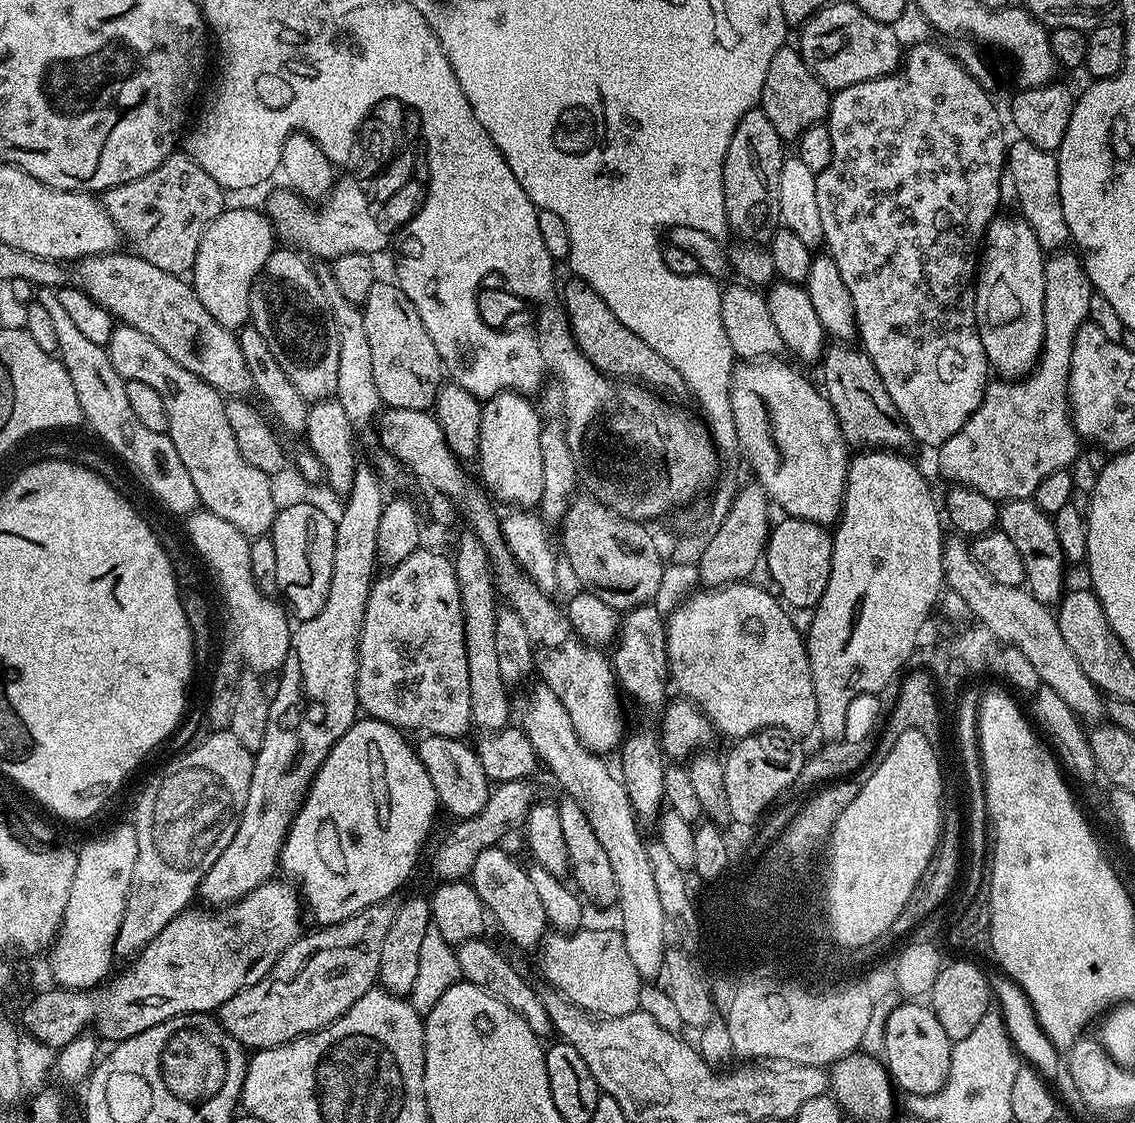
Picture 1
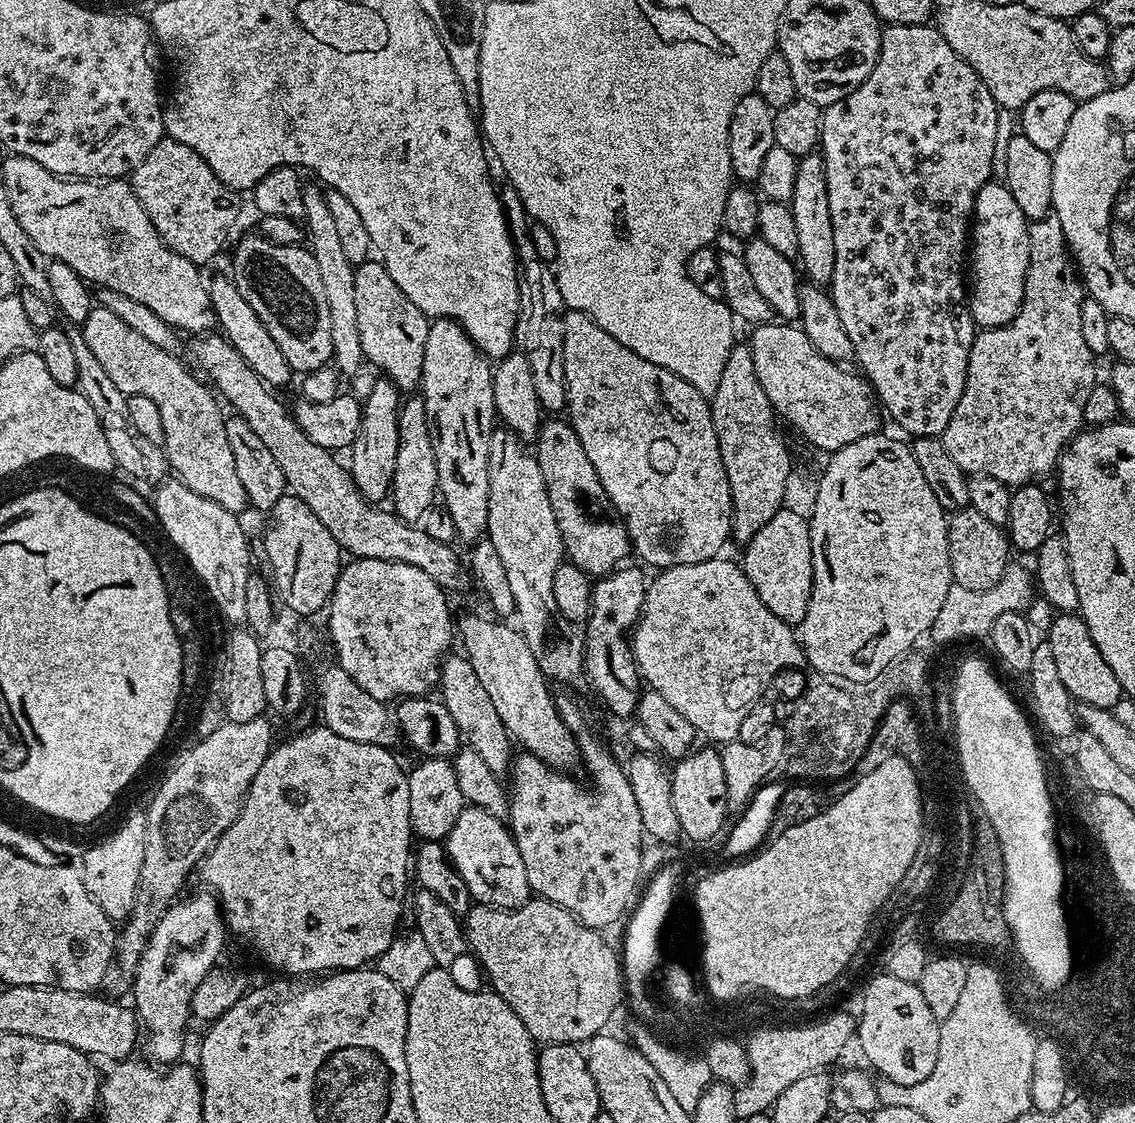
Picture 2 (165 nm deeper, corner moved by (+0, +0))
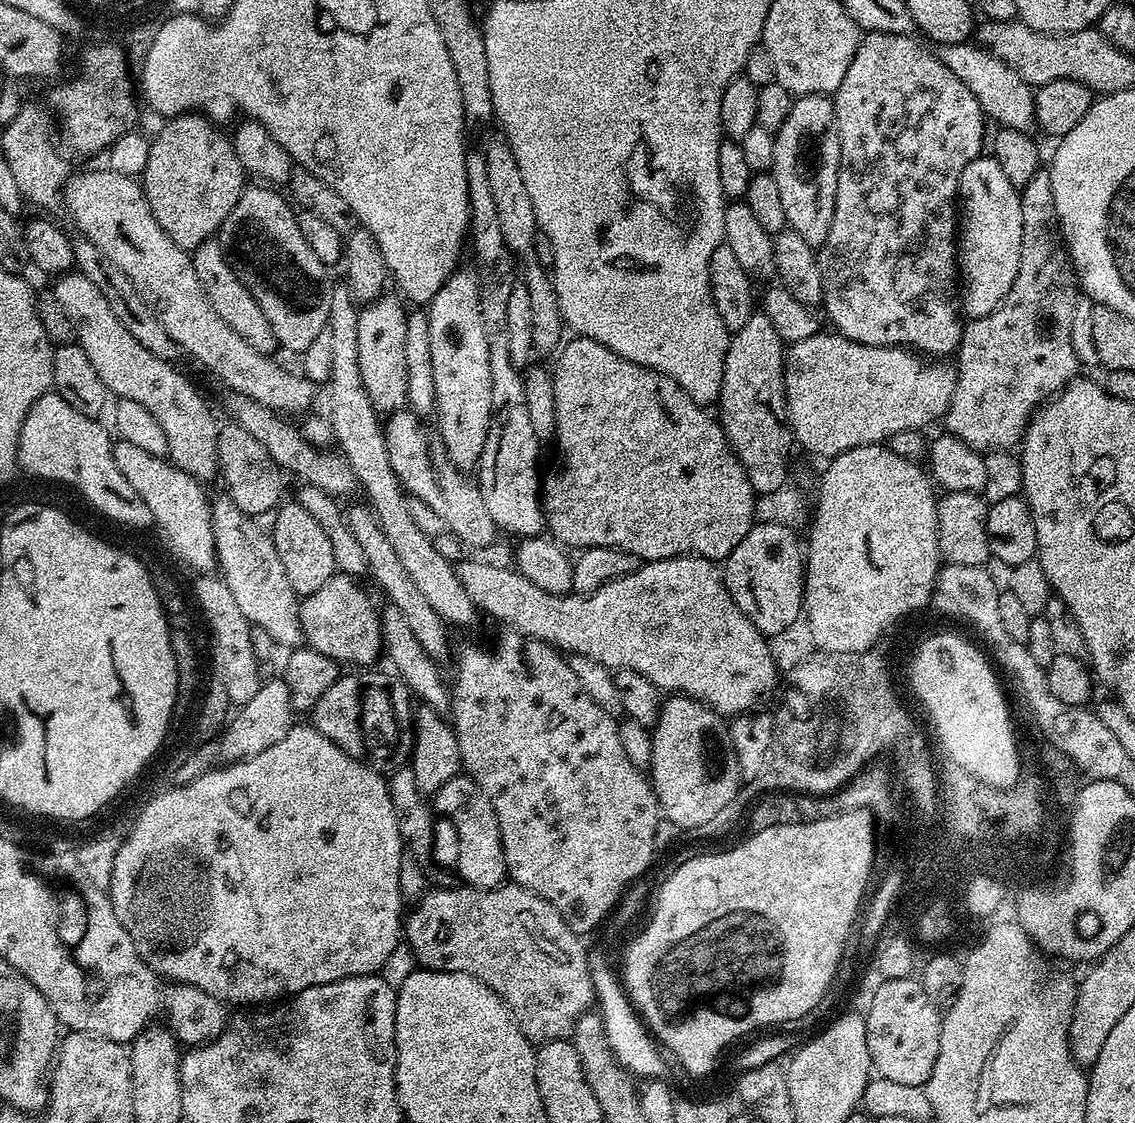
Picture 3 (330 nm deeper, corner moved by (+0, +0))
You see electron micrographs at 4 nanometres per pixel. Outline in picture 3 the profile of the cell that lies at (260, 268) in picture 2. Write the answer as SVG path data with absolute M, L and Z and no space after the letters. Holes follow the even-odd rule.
M252 182L245 187L234 210L226 214L226 222L222 222L218 233L220 245L226 250L226 258L232 263L232 269L236 271L246 290L254 294L254 302L262 306L262 314L266 314L266 319L274 330L277 345L293 354L304 352L306 346L310 346L310 342L314 342L314 338L318 338L318 334L327 329L332 301L332 288L328 284L329 269L318 258L318 254L310 250L306 234L302 234L296 221L296 214L297 209L283 191L263 182Z

